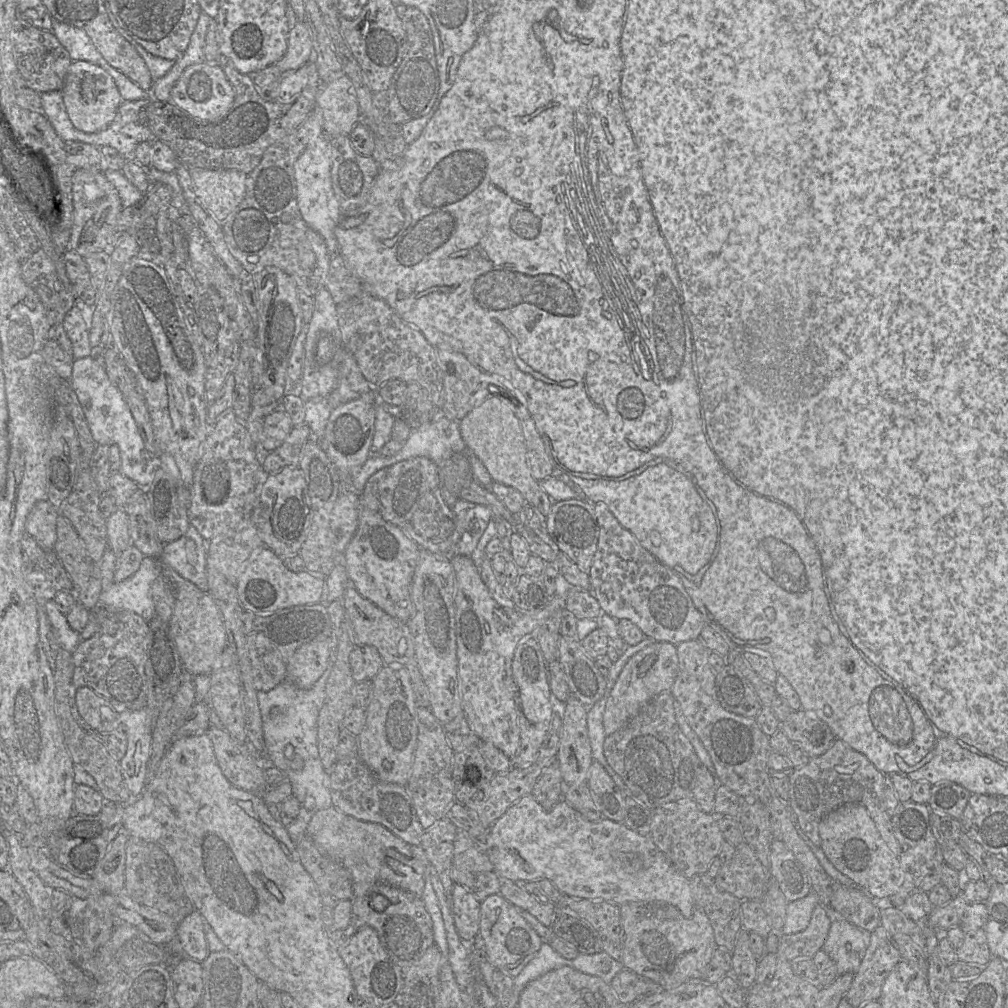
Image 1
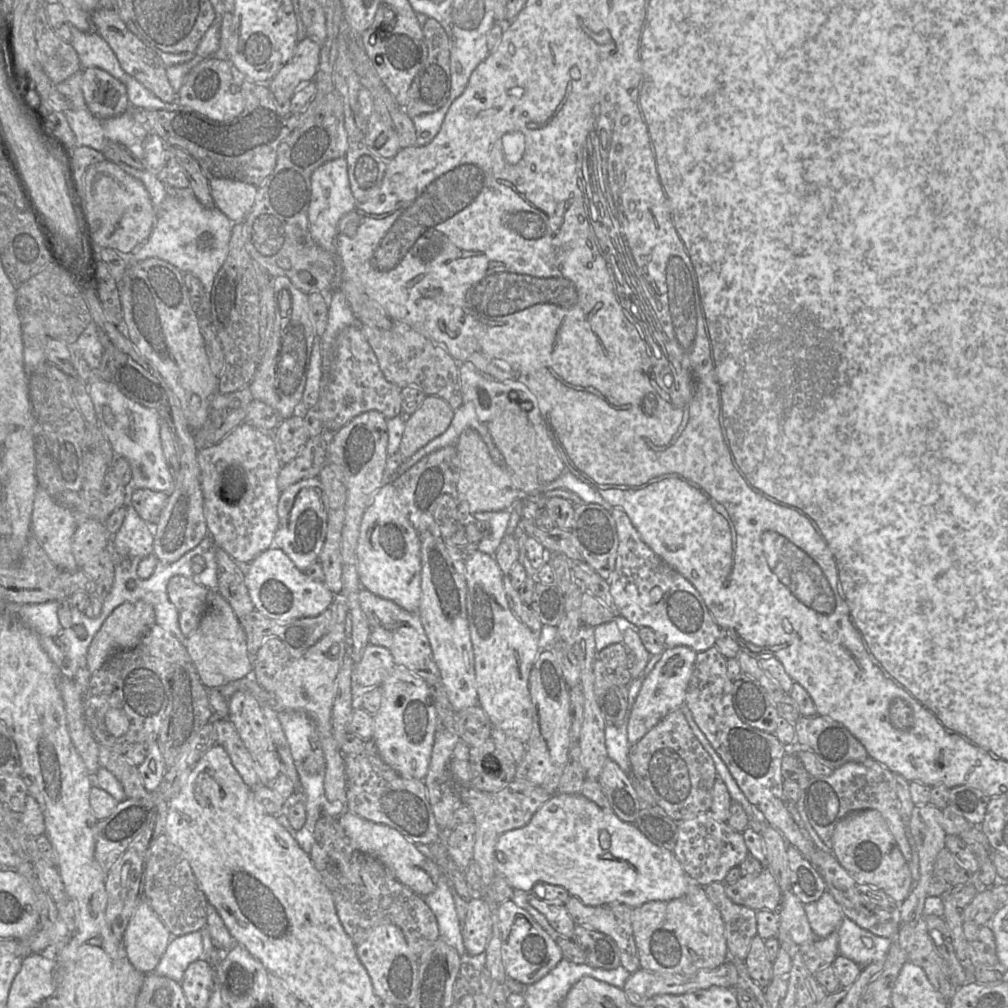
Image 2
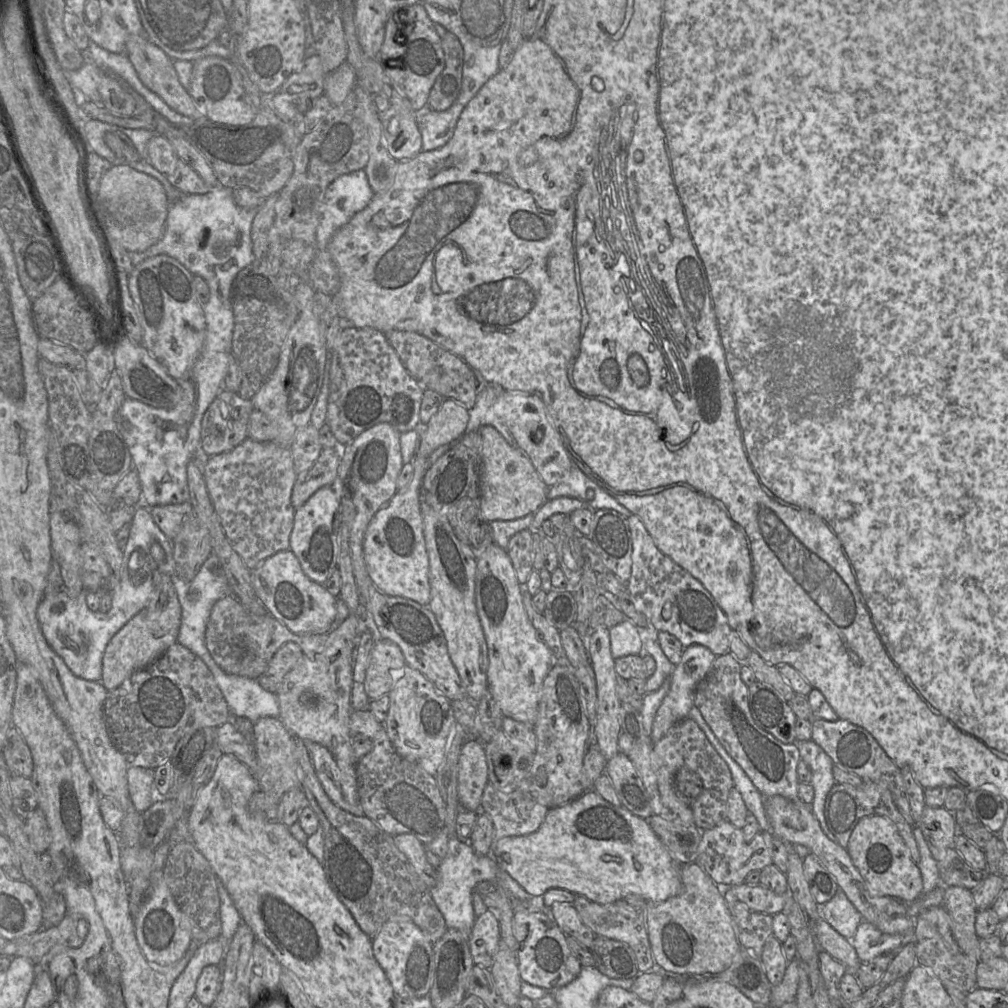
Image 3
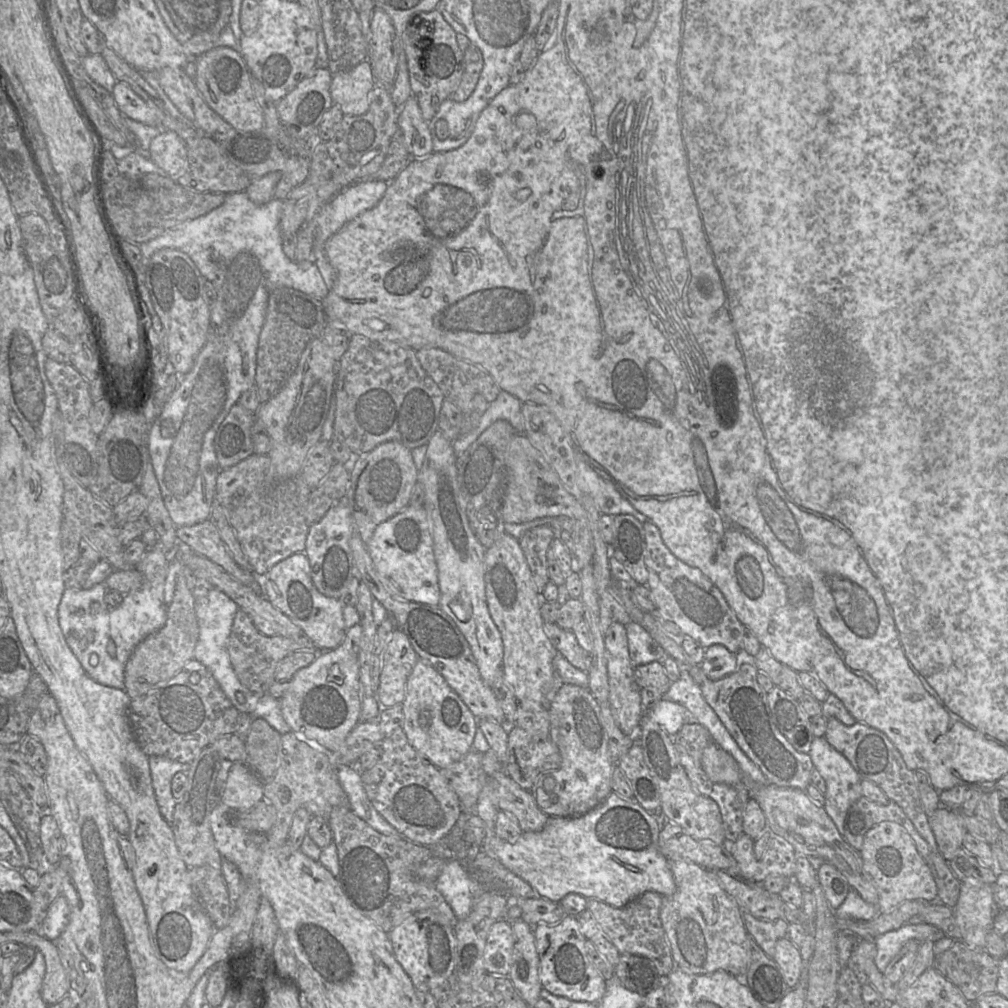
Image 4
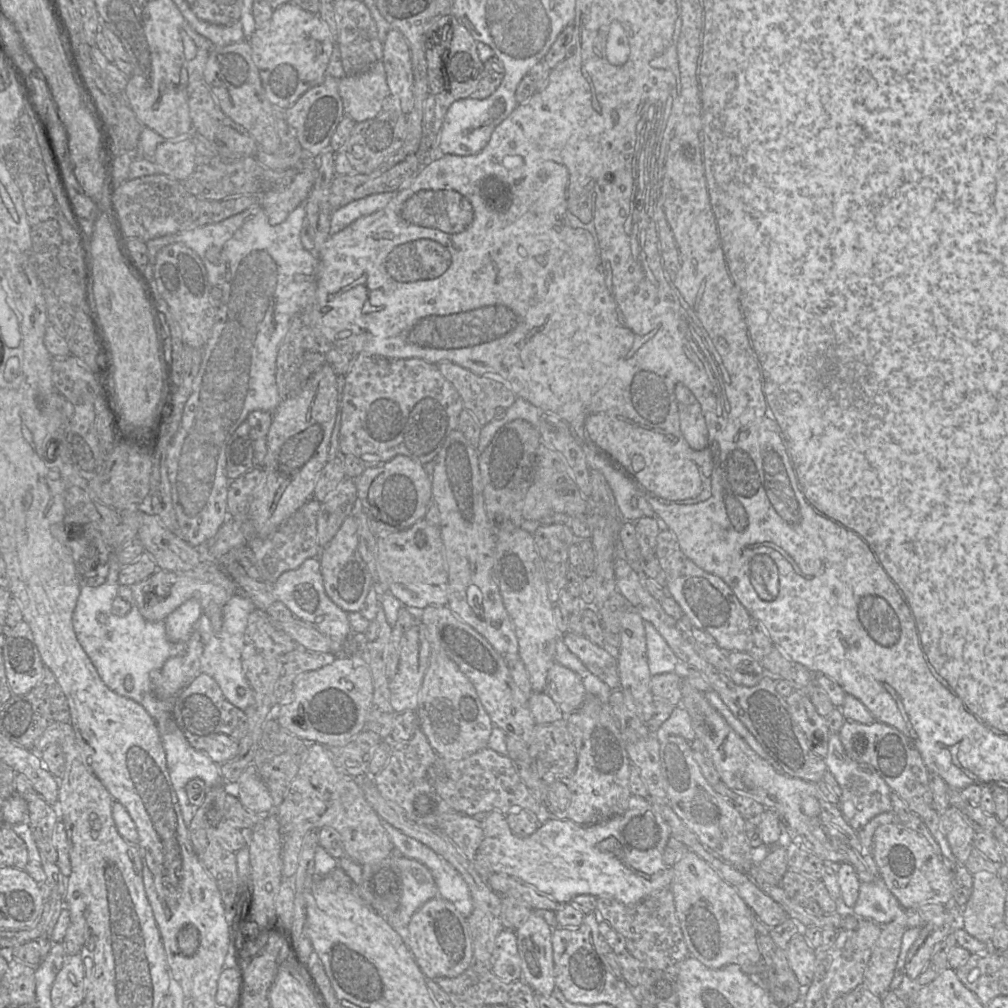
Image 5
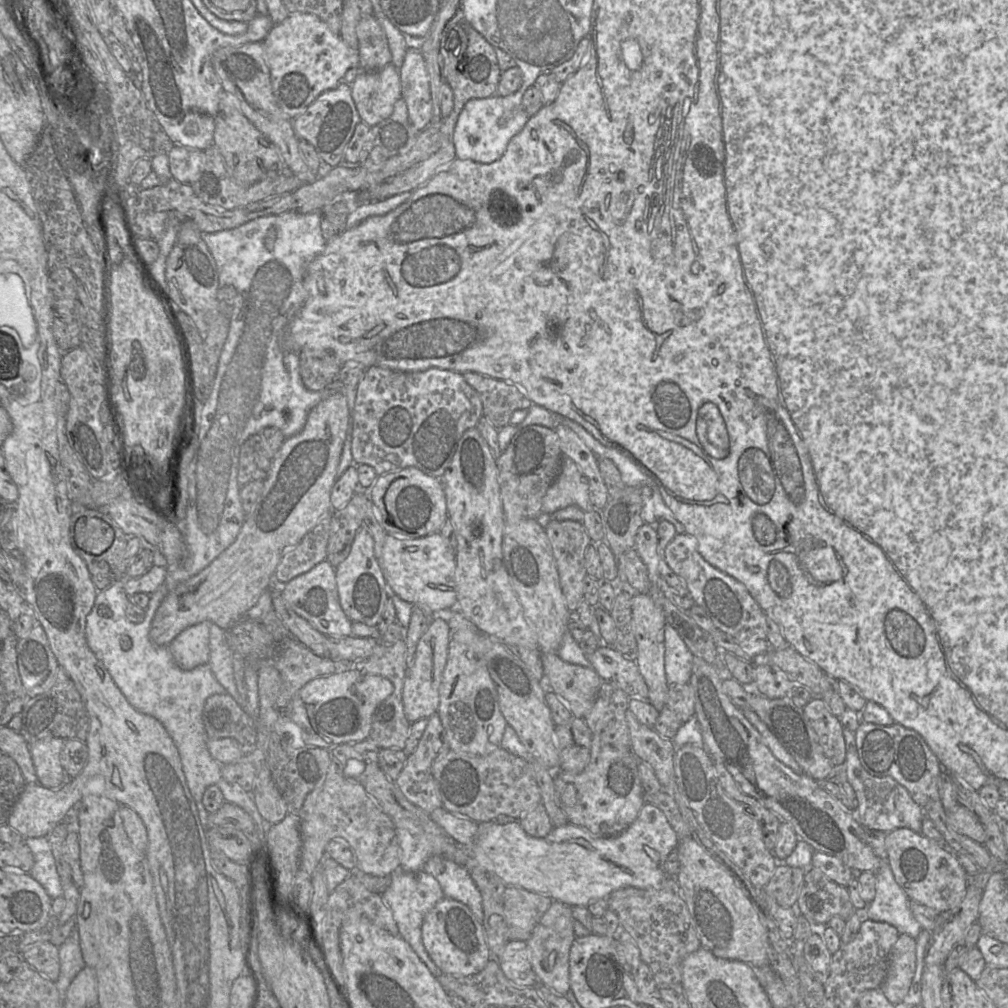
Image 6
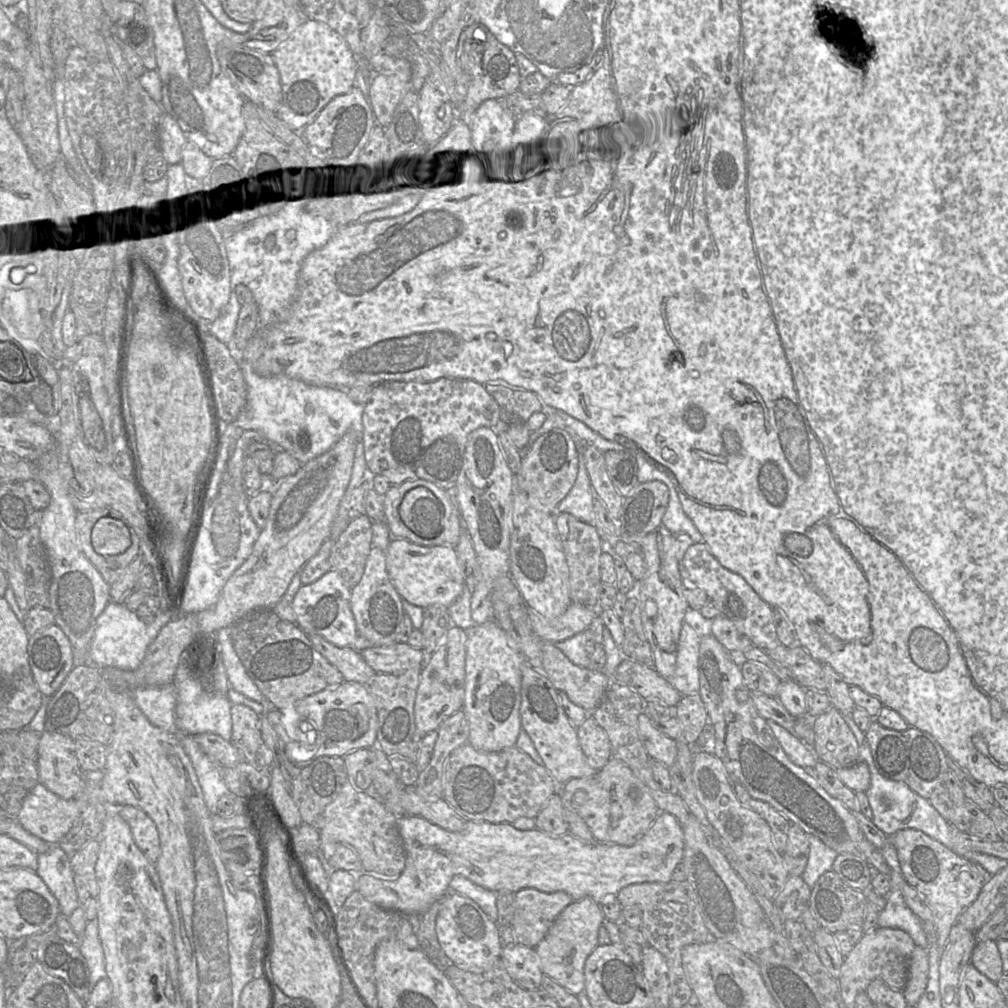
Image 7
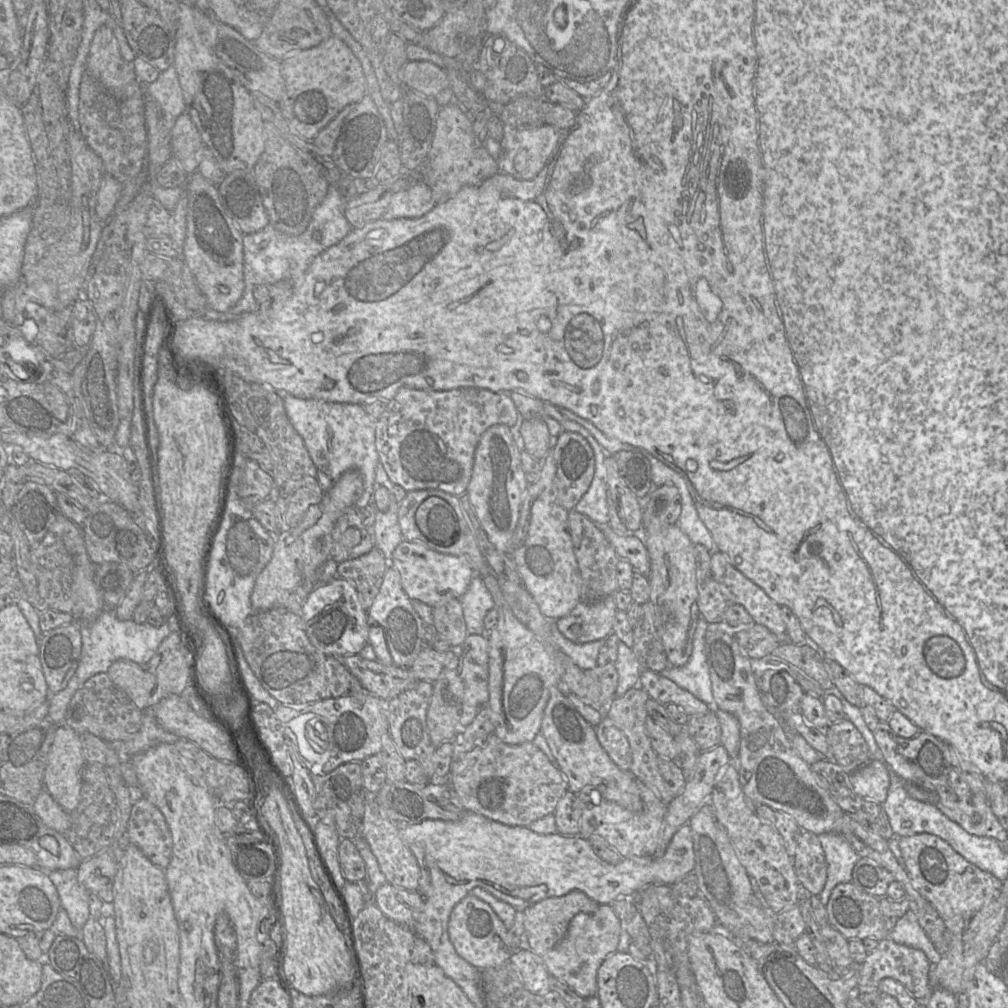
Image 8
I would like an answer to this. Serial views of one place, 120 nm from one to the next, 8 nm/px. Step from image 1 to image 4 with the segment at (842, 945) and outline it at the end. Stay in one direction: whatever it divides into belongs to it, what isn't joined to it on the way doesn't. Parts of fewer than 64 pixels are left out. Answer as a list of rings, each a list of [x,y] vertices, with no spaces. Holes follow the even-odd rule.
[[[904,924],[898,929],[888,931],[874,938],[877,946],[877,953],[874,958],[875,965],[880,972],[884,972],[890,961],[910,940],[936,941],[942,938],[940,930],[933,928],[933,925]]]

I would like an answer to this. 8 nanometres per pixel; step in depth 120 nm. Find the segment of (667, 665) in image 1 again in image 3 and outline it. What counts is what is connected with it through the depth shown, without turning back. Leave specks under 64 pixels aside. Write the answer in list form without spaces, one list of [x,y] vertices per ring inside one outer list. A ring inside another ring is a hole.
[[[691,645],[684,649],[679,664],[675,665],[669,676],[669,690],[665,695],[651,728],[651,737],[654,742],[659,741],[669,729],[681,720],[689,717],[689,711],[694,705],[694,695],[697,685],[705,678],[709,672],[716,655],[707,647],[702,645]]]

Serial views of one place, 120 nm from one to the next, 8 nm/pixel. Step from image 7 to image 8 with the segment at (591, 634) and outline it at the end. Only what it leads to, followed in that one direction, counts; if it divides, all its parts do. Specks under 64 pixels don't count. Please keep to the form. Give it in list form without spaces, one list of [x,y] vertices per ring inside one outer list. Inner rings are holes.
[[[550,620],[551,635],[554,643],[567,655],[581,670],[591,670],[597,666],[597,658],[605,640],[578,644],[568,640],[556,627],[555,621]]]

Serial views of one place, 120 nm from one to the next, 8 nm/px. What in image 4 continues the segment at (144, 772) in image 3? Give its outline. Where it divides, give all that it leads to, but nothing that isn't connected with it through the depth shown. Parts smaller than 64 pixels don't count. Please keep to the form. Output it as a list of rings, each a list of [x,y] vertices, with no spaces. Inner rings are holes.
[[[149,757],[152,786],[157,804],[162,816],[169,824],[173,820],[176,805],[171,792],[171,780],[175,774],[186,772],[187,765],[166,757]]]

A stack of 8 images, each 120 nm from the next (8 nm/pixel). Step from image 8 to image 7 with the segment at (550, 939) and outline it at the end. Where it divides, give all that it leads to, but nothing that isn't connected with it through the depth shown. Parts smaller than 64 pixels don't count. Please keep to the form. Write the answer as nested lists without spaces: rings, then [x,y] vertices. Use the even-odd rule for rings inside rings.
[[[524,888],[514,893],[512,929],[515,944],[534,949],[545,937],[560,913],[573,902],[565,892],[544,893]]]

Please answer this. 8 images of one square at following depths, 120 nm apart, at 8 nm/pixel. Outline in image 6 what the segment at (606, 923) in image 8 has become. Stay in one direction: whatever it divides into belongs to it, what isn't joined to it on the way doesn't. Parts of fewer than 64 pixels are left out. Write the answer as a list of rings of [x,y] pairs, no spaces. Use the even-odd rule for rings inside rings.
[[[553,900],[526,941],[537,982],[544,984],[559,995],[565,995],[570,991],[569,952],[575,938],[572,906]]]

